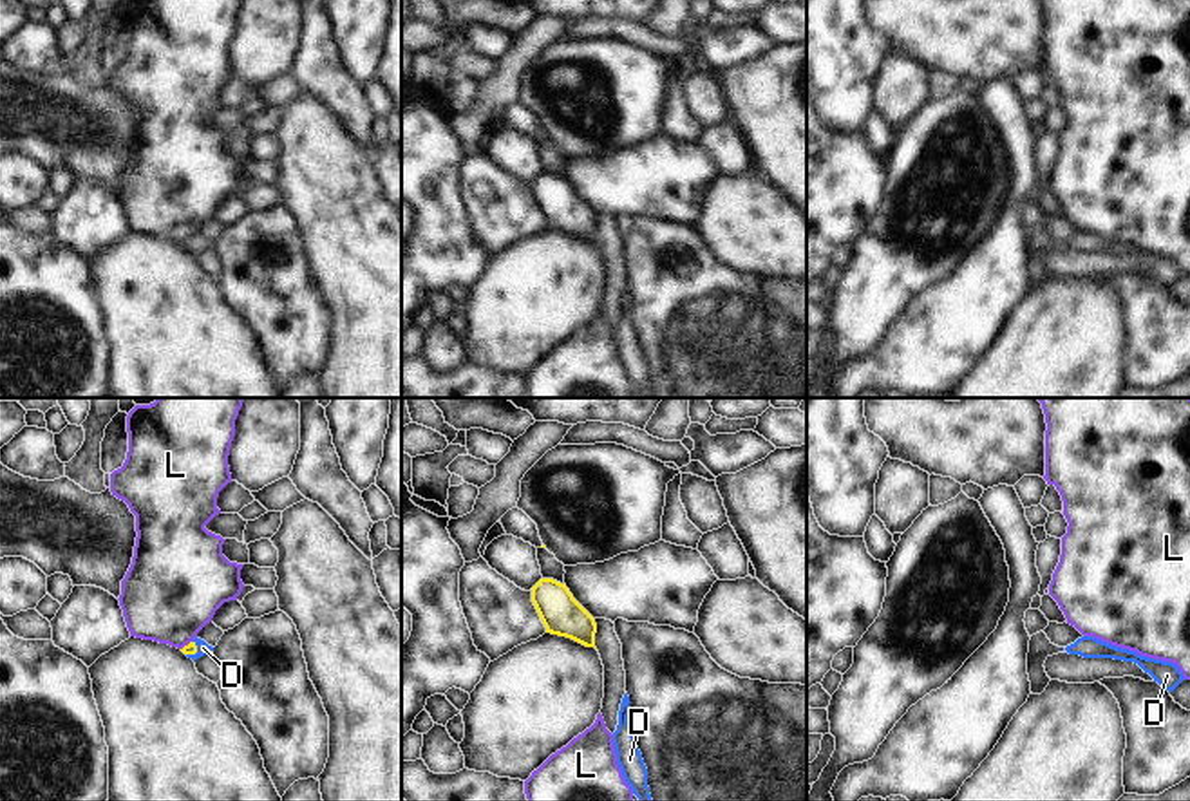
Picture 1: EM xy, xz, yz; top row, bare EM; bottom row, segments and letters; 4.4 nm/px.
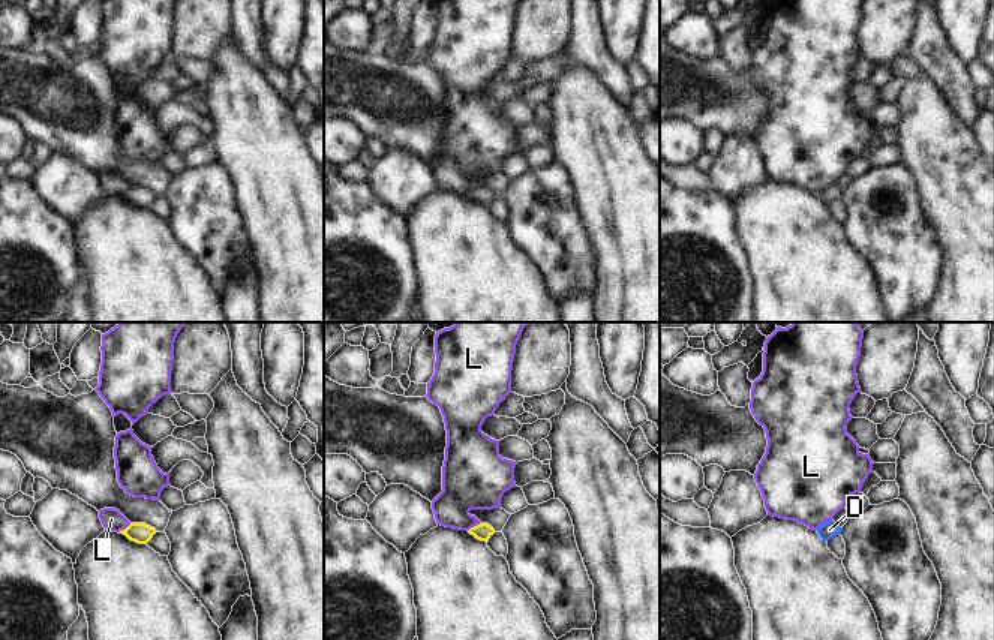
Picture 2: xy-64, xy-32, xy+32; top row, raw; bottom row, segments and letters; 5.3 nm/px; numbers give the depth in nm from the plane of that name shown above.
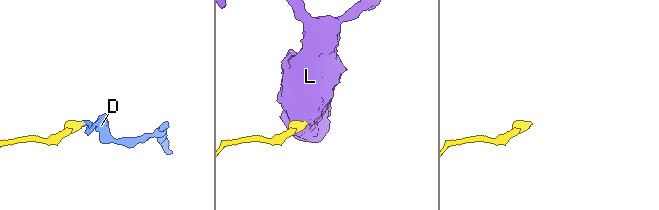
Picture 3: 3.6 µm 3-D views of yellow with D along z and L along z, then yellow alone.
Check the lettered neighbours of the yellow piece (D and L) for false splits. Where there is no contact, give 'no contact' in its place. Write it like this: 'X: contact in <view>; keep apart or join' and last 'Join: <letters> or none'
D: contact in xy; join
L: contact in xy; keep apart
Join: D

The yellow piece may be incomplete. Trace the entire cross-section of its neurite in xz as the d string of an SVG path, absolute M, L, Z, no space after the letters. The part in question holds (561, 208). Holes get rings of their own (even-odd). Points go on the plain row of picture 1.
M541 174L532 183L532 197L546 228L571 233L586 242L595 242L595 213L573 193L566 179Z

